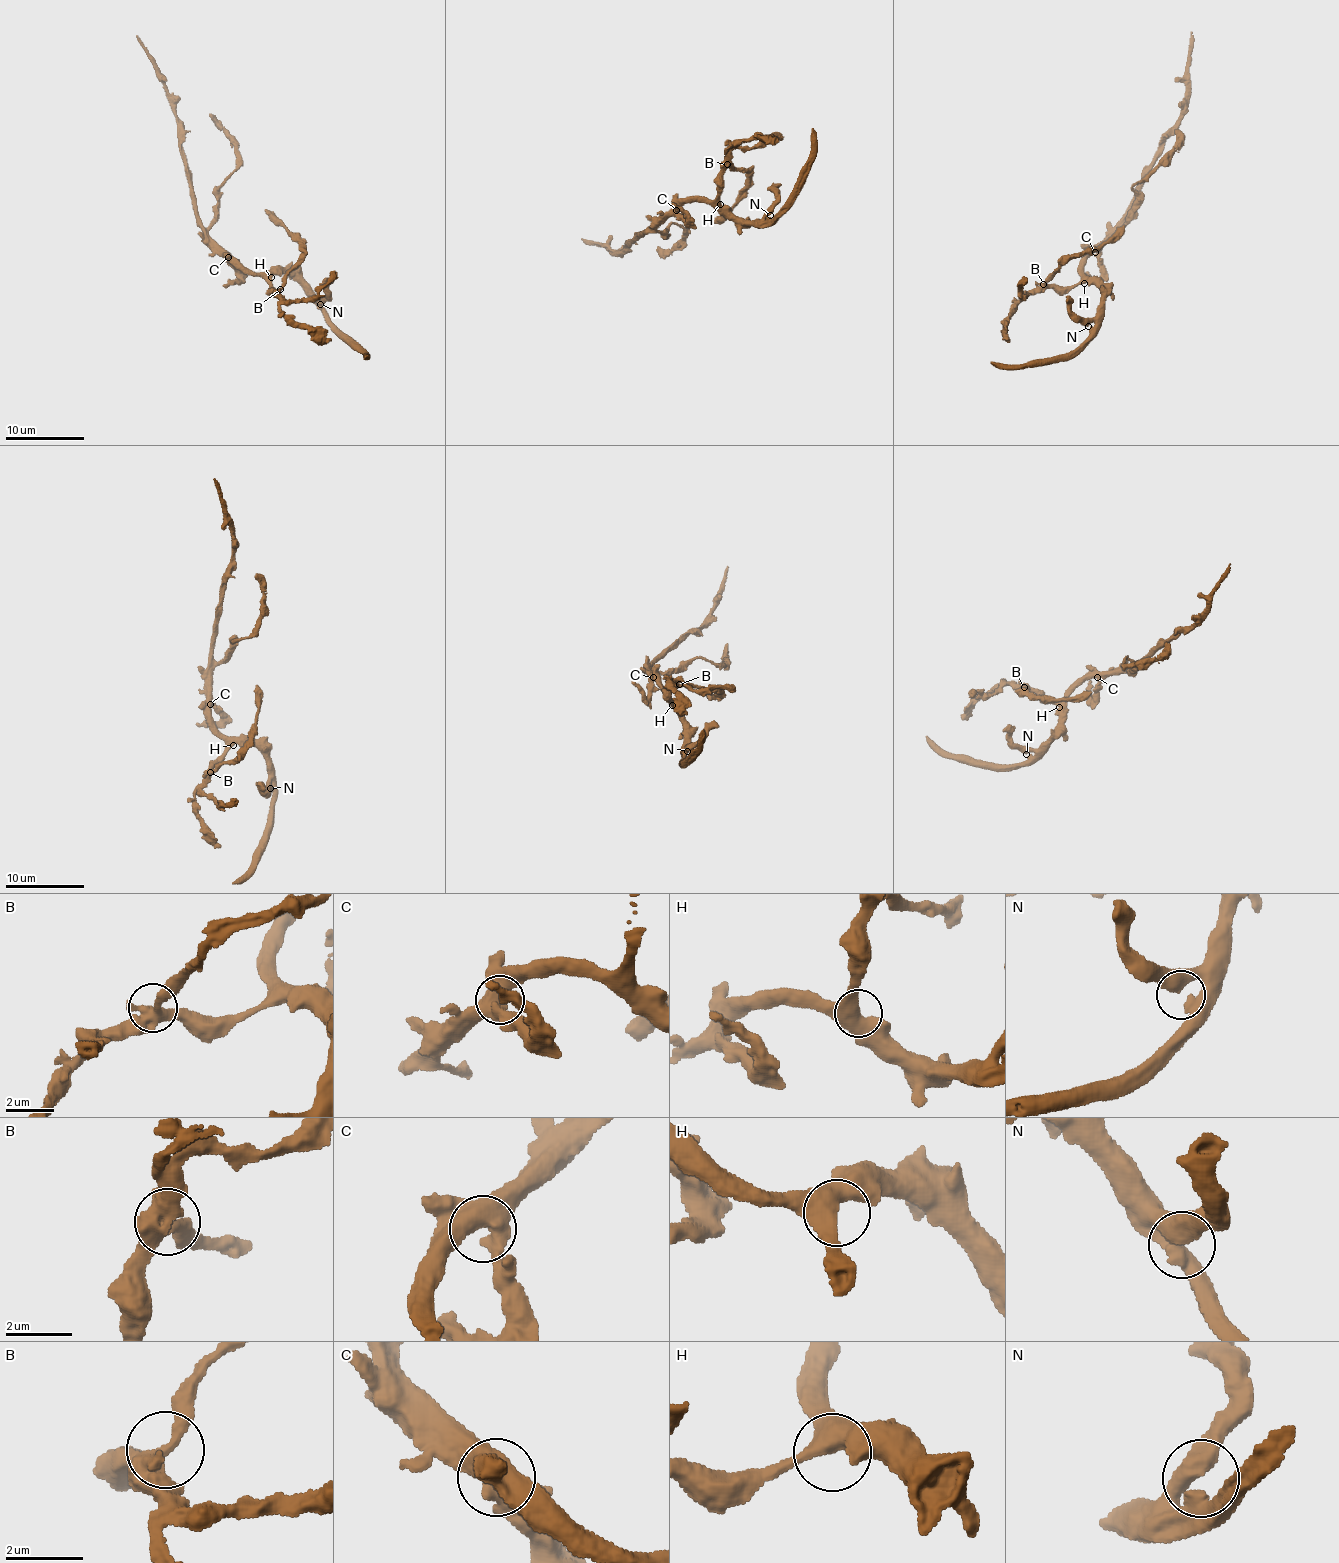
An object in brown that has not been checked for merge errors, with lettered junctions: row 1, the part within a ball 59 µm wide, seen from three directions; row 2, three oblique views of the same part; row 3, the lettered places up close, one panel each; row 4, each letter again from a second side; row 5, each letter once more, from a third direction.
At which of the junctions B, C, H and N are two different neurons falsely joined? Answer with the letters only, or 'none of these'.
none of these

